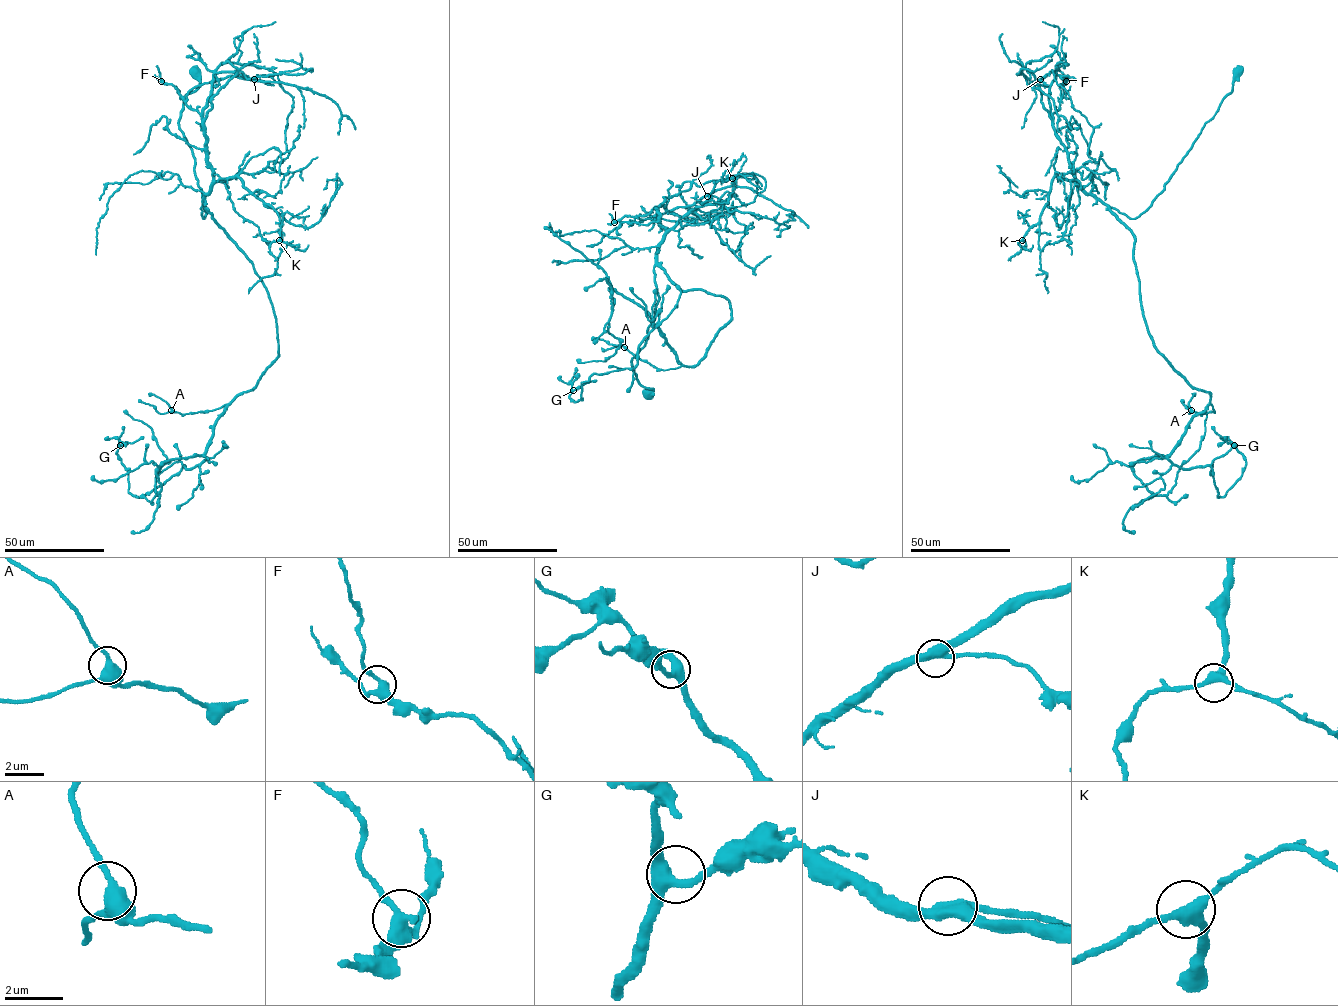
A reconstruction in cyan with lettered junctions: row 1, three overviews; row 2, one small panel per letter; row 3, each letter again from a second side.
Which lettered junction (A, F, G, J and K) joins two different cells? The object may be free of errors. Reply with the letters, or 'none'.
none

